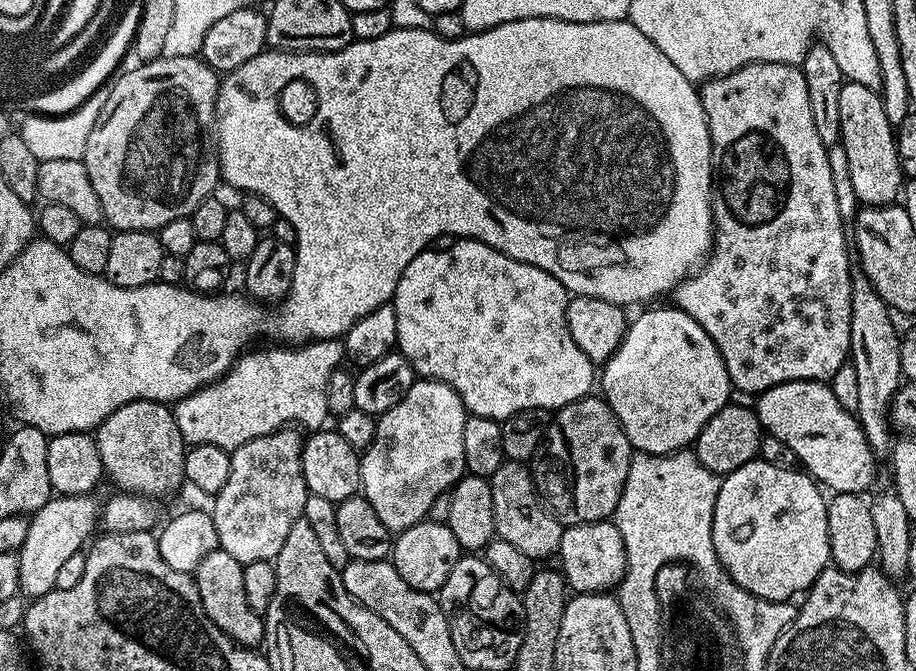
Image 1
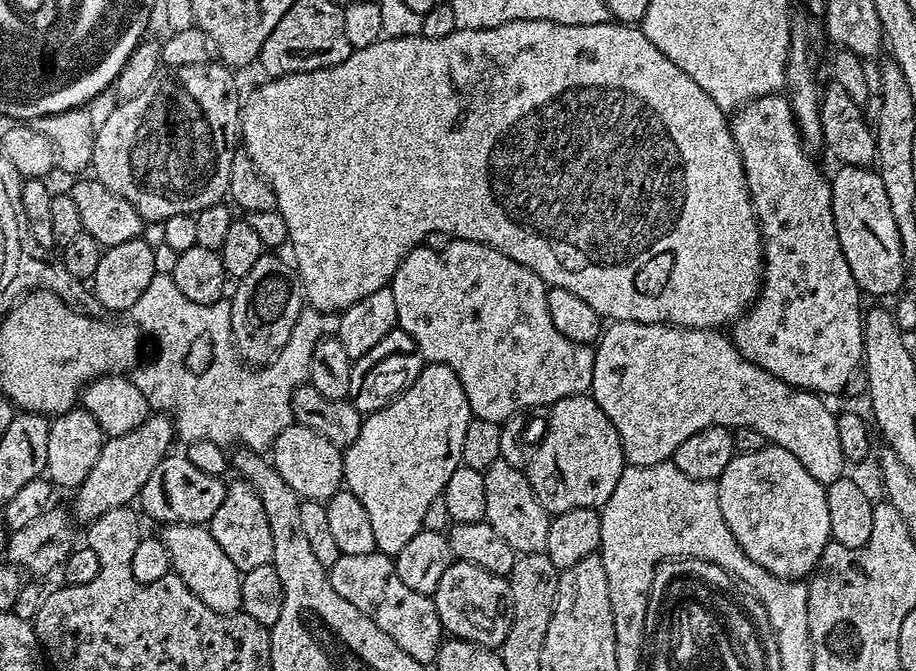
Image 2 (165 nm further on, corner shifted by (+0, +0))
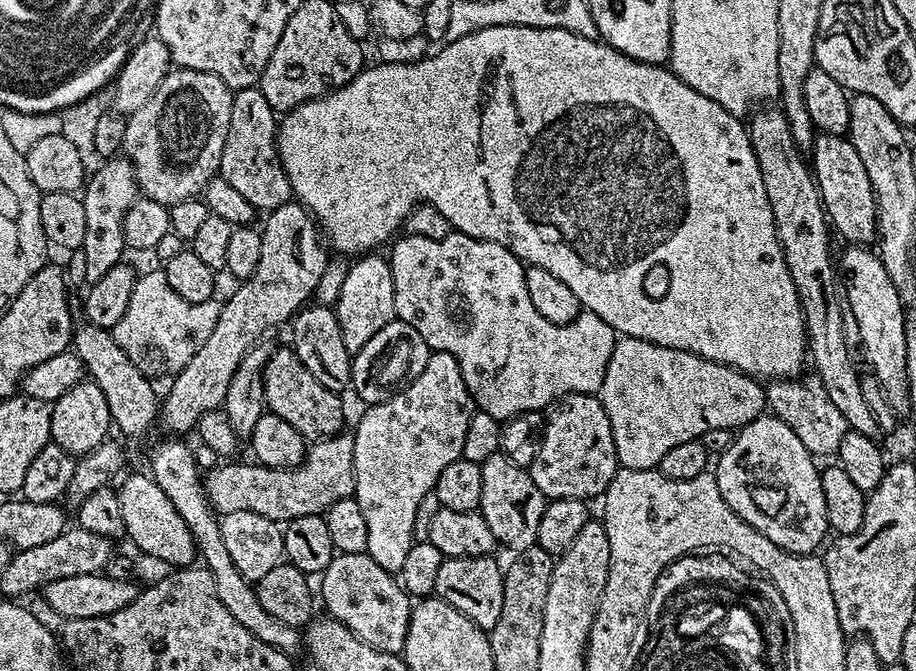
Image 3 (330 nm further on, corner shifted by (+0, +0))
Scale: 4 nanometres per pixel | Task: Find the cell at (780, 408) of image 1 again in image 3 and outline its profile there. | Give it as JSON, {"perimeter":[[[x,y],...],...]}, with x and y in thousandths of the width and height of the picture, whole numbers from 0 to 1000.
{"perimeter":[[[691,501],[674,505],[653,589],[662,611],[662,623],[666,623],[674,693],[688,700],[715,699],[727,671],[735,665],[761,654],[776,638],[810,639],[836,614],[835,574],[826,562],[816,560],[803,548],[772,537],[757,525],[718,516]]]}

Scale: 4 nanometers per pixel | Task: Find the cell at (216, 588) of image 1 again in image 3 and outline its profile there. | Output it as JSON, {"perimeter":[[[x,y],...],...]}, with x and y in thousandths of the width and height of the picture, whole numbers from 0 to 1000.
{"perimeter":[[[165,708],[139,709],[129,721],[129,754],[133,754],[135,799],[144,803],[152,821],[175,835],[176,842],[209,842],[216,829],[213,805],[203,778],[199,775],[199,768],[190,757],[189,748],[171,724]]]}

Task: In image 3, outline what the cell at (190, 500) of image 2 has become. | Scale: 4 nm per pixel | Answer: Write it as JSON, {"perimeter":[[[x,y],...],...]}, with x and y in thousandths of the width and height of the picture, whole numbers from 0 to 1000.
{"perimeter":[[[371,642],[368,650],[358,650],[354,656],[346,656],[332,675],[332,687],[324,697],[290,697],[286,692],[272,689],[272,692],[253,692],[258,689],[241,689],[234,697],[226,699],[225,708],[222,711],[223,735],[230,751],[230,759],[240,769],[247,766],[260,766],[260,760],[273,760],[273,766],[286,766],[286,772],[295,772],[302,778],[313,778],[321,772],[330,772],[331,769],[353,769],[360,754],[365,754],[365,748],[381,744],[388,735],[389,714],[386,712],[386,659],[383,648],[379,642]]]}

